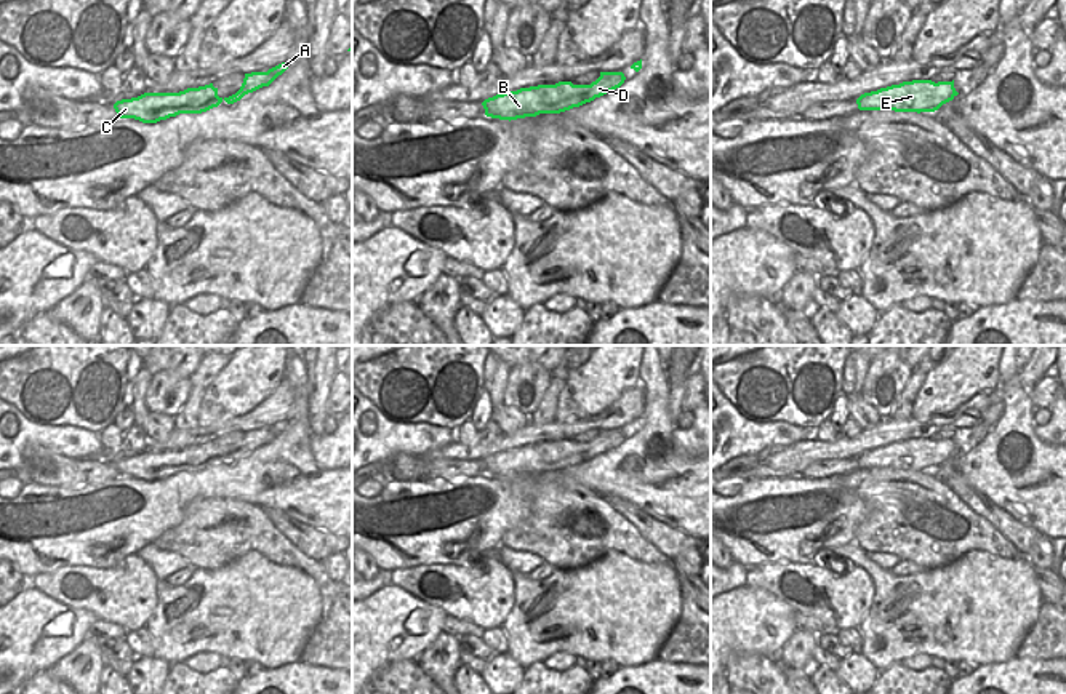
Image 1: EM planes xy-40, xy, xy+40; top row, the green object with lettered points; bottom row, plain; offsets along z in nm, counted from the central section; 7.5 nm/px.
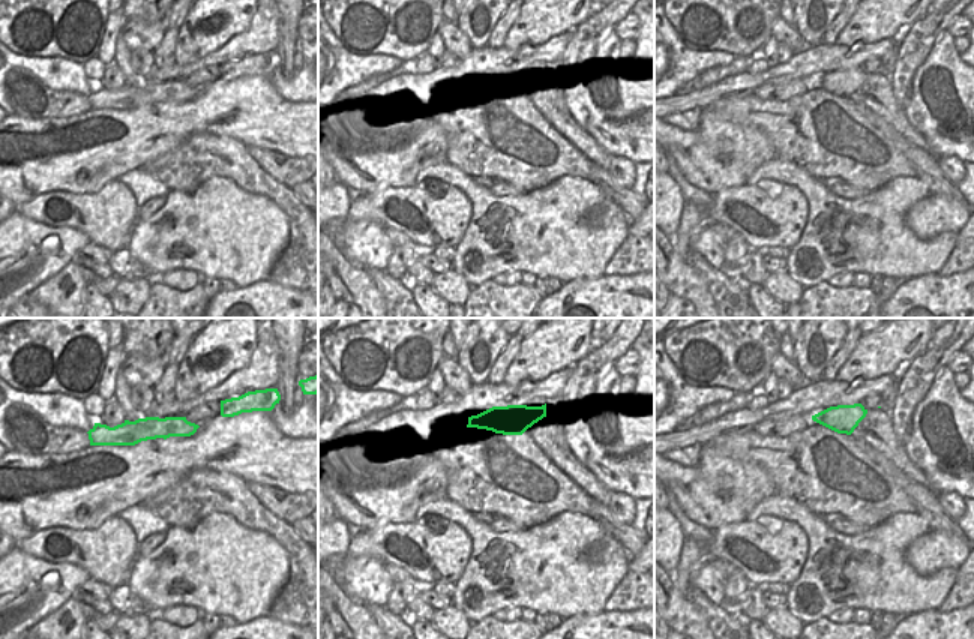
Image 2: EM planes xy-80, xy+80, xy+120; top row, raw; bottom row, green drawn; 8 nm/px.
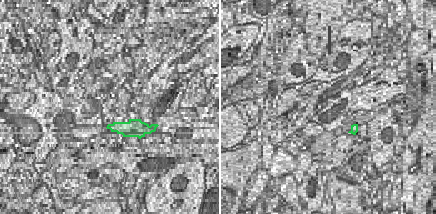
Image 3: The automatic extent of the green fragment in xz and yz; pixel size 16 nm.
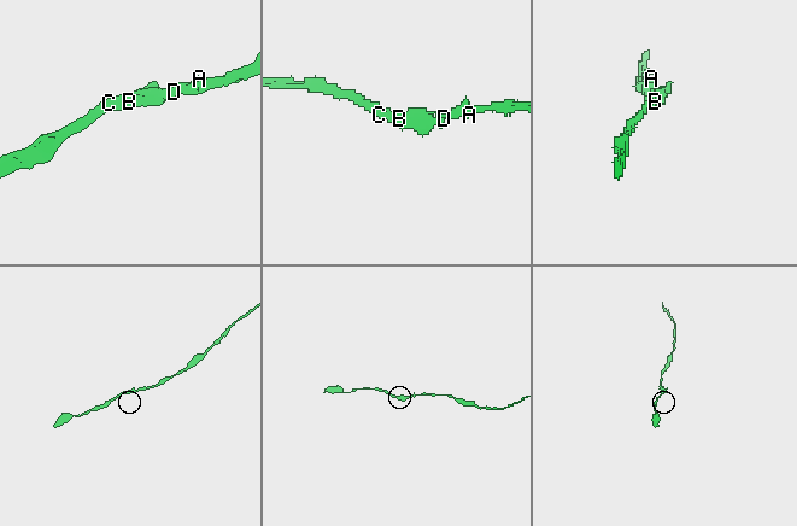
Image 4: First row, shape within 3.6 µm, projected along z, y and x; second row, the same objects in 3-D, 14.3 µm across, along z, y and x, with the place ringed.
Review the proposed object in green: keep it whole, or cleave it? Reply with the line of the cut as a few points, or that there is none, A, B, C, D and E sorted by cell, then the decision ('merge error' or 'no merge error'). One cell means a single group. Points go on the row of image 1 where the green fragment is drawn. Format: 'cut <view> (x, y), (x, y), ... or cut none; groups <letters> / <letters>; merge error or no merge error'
cut none; groups A B C D E; no merge error

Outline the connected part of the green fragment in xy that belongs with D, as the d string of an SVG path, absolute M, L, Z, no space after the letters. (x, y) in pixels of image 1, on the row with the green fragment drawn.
M600 72L600 77L591 85L559 82L555 85L520 88L488 98L482 106L487 117L509 122L539 114L560 114L619 88L624 80L623 72Z

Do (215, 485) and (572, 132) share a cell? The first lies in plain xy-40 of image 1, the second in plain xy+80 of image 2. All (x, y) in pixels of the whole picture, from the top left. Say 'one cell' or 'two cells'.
two cells

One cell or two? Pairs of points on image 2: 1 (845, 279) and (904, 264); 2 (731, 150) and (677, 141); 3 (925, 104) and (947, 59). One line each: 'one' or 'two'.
1: two
2: one
3: one

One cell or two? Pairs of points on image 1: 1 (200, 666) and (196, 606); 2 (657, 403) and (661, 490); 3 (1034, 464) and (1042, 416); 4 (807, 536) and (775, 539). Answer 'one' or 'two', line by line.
1: two
2: one
3: two
4: one

